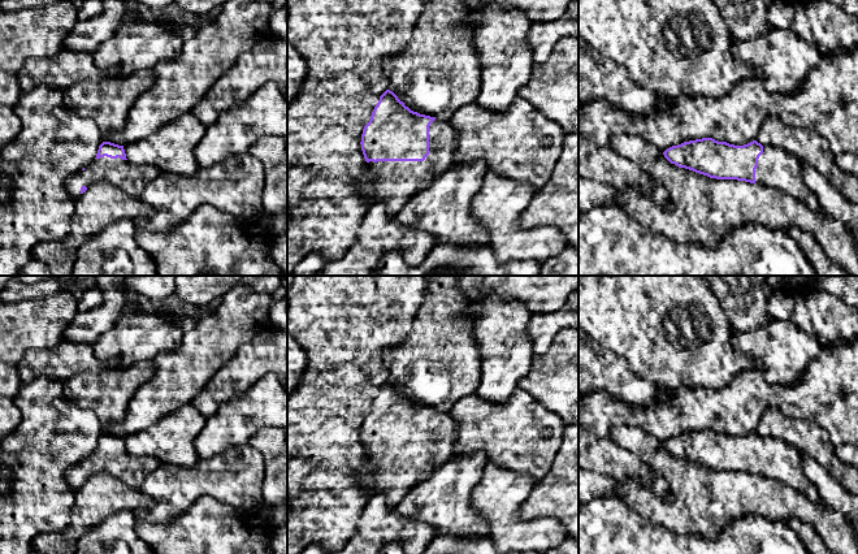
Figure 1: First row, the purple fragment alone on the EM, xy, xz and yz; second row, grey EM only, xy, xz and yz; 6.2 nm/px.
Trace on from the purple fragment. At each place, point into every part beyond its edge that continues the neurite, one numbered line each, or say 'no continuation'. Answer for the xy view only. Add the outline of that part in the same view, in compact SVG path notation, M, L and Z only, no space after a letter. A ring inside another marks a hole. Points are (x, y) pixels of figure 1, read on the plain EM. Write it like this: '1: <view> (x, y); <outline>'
1: xy (130, 470); M120 449L94 450L83 462L72 466L66 471L66 481L72 490L77 492L82 477L96 473L109 473L134 489L140 489L146 476L153 472L161 463L152 456L134 456Z

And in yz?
1: yz (778, 461); M763 437L755 460L755 475L789 485L812 503L826 505L803 473L802 453L780 440Z

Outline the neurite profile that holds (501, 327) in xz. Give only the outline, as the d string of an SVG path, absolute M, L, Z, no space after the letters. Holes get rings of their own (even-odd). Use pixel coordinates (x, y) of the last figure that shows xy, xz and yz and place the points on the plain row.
M490 294L478 304L471 306L468 312L474 320L473 336L481 359L480 385L476 394L484 401L503 403L510 399L530 368L534 354L528 325L532 313L523 302L507 300L498 294Z

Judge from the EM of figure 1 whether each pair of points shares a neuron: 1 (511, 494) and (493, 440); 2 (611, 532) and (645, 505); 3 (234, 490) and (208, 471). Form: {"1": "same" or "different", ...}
{"1": "different", "2": "different", "3": "same"}

